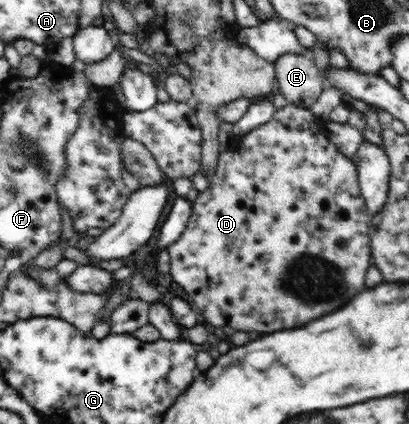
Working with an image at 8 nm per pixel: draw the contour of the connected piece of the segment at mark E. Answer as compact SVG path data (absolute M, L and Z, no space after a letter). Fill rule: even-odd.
M282 54L274 62L274 66L276 79L275 89L285 96L288 103L310 109L314 102L318 100L320 93L325 87L322 74L320 74L320 70L314 64L313 58L304 54Z

